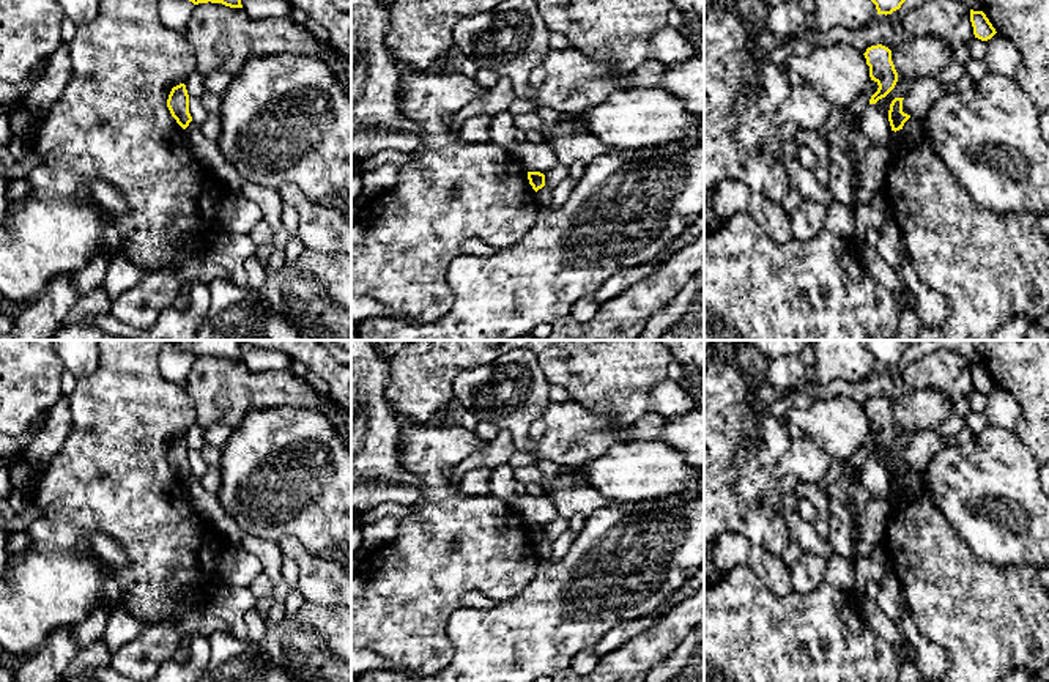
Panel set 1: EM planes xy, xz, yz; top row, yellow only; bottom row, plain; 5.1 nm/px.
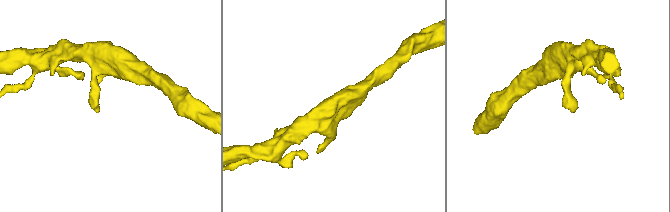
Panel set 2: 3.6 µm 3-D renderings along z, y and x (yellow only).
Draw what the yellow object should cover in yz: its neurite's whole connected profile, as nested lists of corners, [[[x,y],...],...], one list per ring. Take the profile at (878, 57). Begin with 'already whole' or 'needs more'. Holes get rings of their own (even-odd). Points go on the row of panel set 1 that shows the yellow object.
already whole; [[[882,44],[871,46],[863,54],[866,65],[869,66],[869,77],[879,88],[871,96],[869,104],[876,104],[879,99],[885,98],[898,82],[898,72],[891,61],[891,50]]]

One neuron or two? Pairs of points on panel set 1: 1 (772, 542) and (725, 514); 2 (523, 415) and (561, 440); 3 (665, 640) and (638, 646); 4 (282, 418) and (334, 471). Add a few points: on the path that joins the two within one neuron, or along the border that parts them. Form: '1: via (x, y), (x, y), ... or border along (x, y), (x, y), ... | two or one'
1: via (761, 531), (744, 514), (736, 514) | one
2: border along (550, 404), (531, 433) | two
3: via (659, 641), (644, 646) | one
4: via (293, 430), (322, 459) | one

